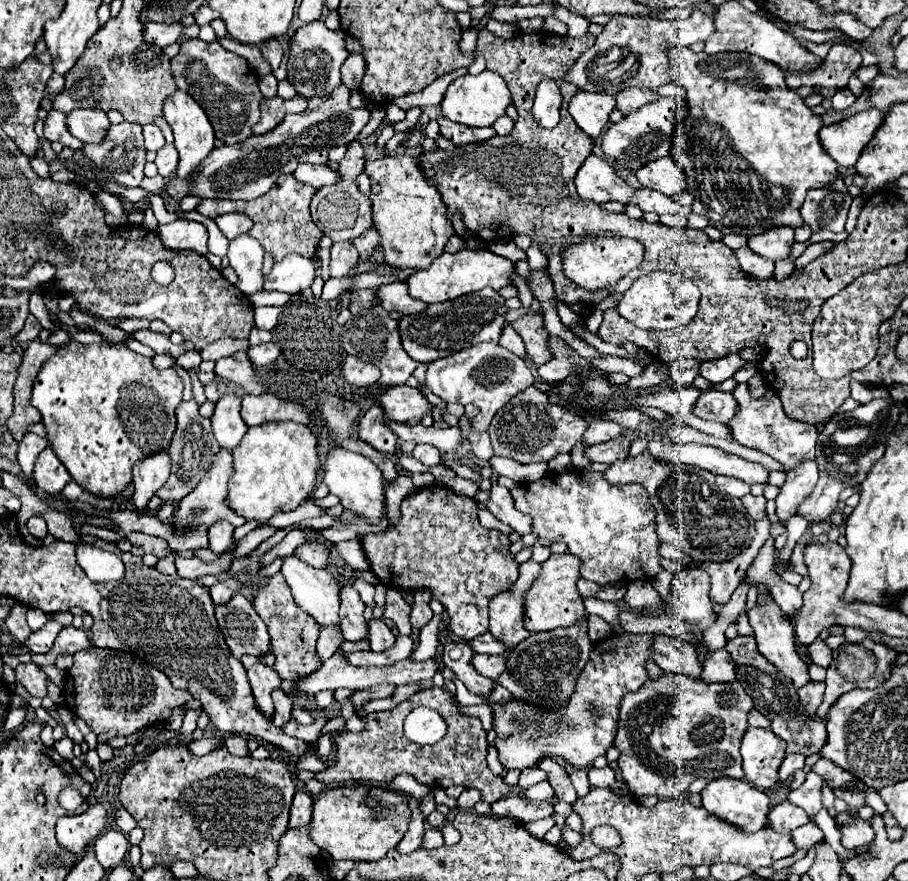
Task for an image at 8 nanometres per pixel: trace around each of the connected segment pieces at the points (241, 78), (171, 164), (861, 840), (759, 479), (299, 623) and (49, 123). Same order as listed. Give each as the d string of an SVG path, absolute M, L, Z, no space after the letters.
M186 39L172 59L172 75L176 85L200 103L220 141L234 145L252 137L252 125L260 121L260 101L264 97L258 89L258 77L250 71L244 57L226 51L216 41L204 43L200 39Z
M166 143L162 149L158 149L154 163L158 167L158 173L164 179L170 179L176 171L176 165L178 165L178 151L176 151L174 143Z
M852 815L852 823L838 823L840 825L840 831L842 831L842 845L846 849L854 849L854 847L860 847L860 845L870 845L872 843L872 837L874 837L874 831L870 827L868 821L862 821L858 817Z
M652 439L648 443L648 449L652 451L654 457L660 457L662 461L672 461L672 463L678 461L678 463L694 465L714 475L736 477L748 485L768 483L768 471L760 463L750 463L738 455L728 455L716 447L704 447L696 443L668 447L662 441Z
M276 573L274 577L270 577L266 587L258 591L252 603L254 603L256 613L268 627L268 633L272 639L272 653L276 655L274 669L278 671L282 679L282 691L288 693L288 681L294 681L296 677L304 677L304 673L312 673L322 665L316 655L316 641L318 641L320 625L312 615L308 615L294 603L290 587L286 579L282 577L282 573Z
M52 109L52 111L48 113L46 123L44 123L44 137L46 137L48 141L58 141L58 143L62 143L64 147L70 147L70 149L78 151L80 145L84 145L84 143L82 143L82 141L76 141L76 137L72 137L72 135L68 133L68 129L66 129L66 125L64 125L64 119L66 119L64 113Z

